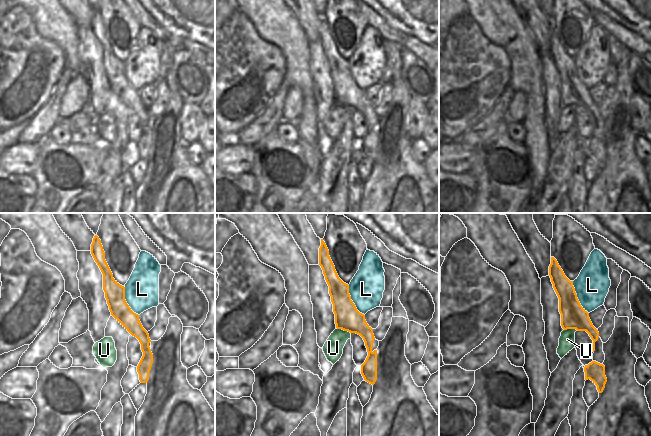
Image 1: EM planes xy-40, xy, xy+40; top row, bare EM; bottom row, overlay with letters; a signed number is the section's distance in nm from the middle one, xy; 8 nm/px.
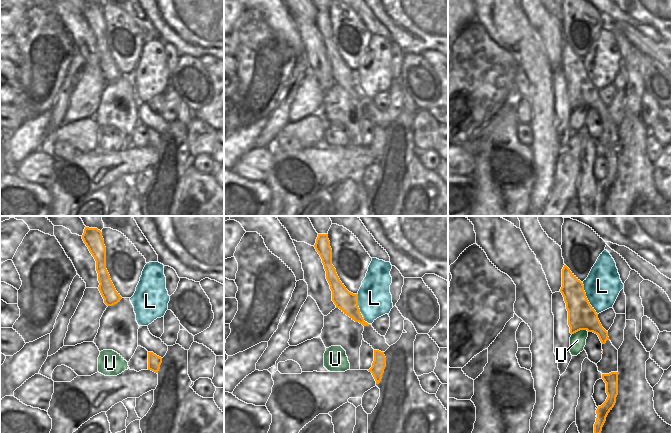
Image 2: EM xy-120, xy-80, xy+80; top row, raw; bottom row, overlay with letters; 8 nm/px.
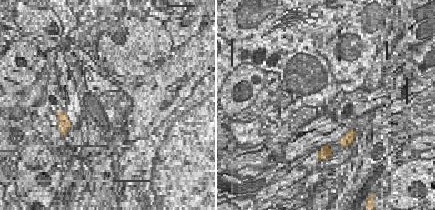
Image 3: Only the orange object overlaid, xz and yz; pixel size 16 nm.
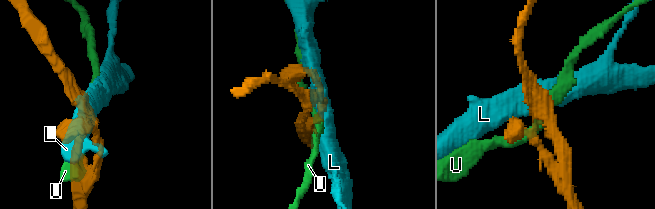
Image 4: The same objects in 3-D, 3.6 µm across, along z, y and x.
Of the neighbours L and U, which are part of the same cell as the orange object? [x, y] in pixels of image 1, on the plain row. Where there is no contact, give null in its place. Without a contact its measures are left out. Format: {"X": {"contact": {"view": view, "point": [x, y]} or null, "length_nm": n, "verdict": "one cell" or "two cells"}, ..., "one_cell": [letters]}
{"L": {"contact": {"view": "xy+40", "point": [576, 73]}, "length_nm": 300, "verdict": "two cells"}, "U": {"contact": {"view": "xy", "point": [343, 105]}, "length_nm": 130, "verdict": "two cells"}, "one_cell": []}

